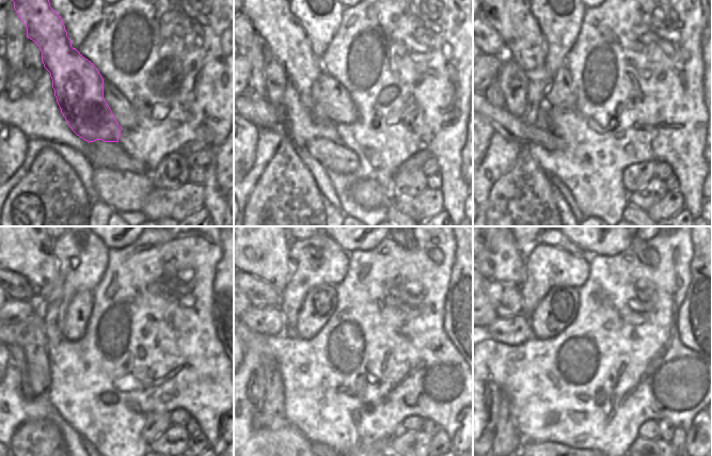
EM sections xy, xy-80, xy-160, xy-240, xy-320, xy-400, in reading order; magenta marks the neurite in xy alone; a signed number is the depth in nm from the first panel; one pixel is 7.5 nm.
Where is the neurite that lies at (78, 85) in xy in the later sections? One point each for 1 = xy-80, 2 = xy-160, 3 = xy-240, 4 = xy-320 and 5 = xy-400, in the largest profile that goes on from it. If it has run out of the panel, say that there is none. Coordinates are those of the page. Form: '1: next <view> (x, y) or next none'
1: next xy-80 (268, 10)
2: next xy-160 (507, 9)
3: next xy-240 (26, 248)
4: next xy-320 (260, 248)
5: next xy-400 (501, 260)

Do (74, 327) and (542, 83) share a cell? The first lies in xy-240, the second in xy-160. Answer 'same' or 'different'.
different

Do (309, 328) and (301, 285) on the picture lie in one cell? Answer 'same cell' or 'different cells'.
different cells

